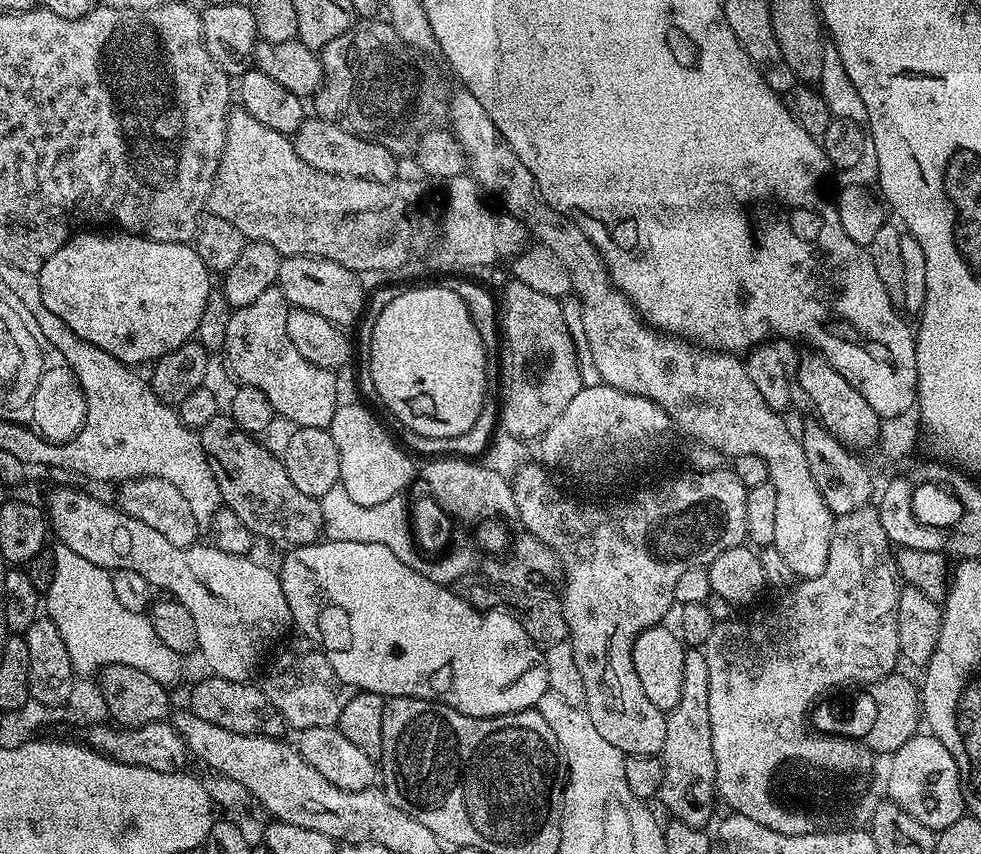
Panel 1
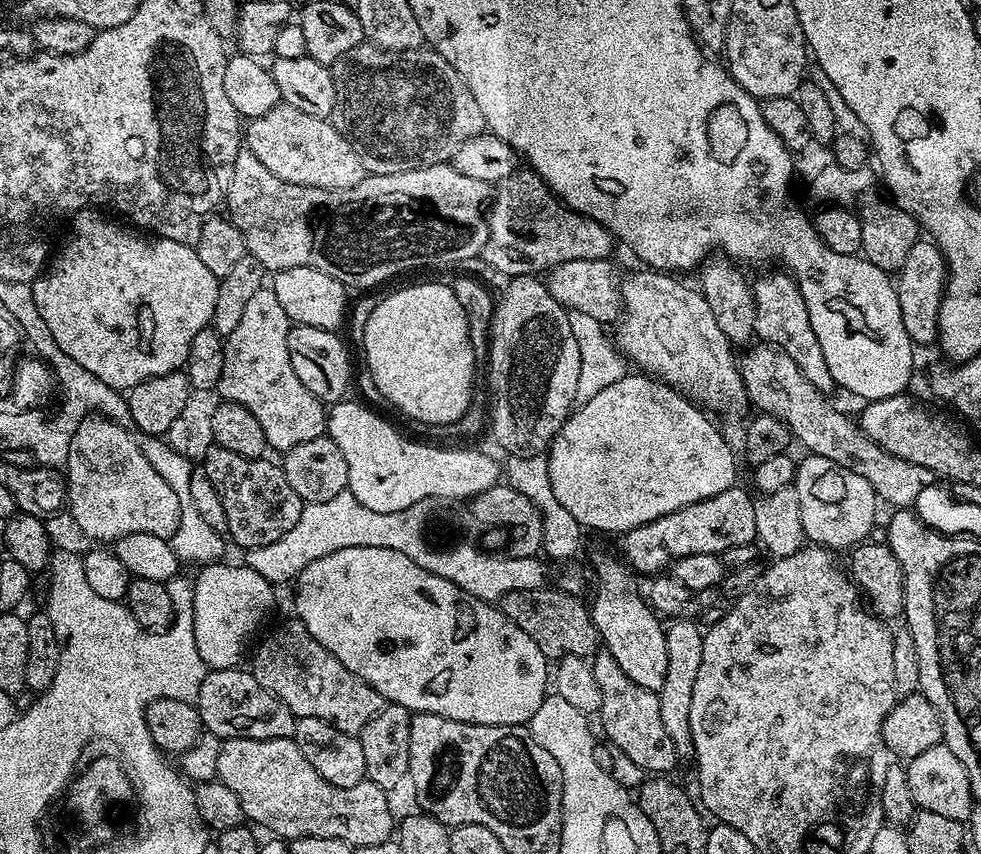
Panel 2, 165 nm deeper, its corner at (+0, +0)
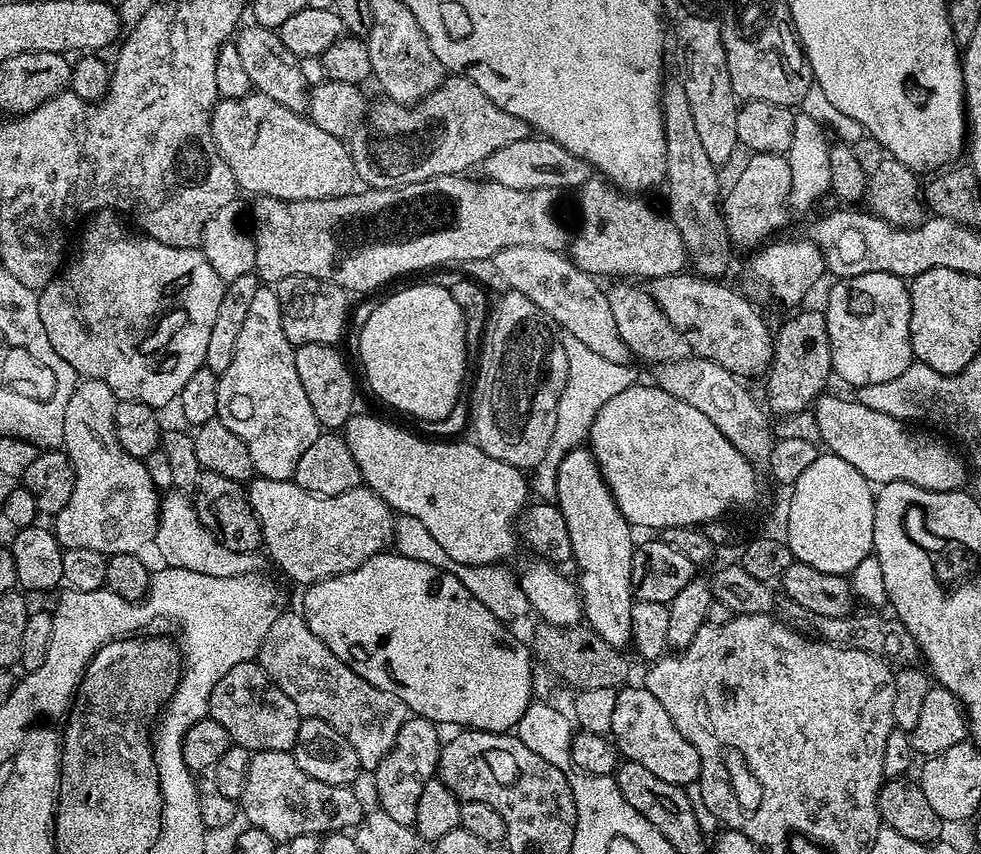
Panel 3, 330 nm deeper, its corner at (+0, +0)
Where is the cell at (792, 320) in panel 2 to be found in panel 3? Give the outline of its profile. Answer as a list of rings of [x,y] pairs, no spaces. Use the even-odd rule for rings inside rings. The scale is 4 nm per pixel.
[[[757,152],[747,158],[749,160],[745,162],[744,169],[737,174],[732,189],[729,192],[727,189],[722,200],[724,225],[729,241],[737,249],[748,248],[751,244],[763,245],[769,238],[783,233],[780,231],[788,224],[788,212],[790,213],[792,202],[787,155]]]

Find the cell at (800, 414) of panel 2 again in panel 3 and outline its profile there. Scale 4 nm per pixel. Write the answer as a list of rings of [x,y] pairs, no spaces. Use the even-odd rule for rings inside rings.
[[[677,274],[675,276],[663,276],[662,278],[651,281],[651,283],[647,285],[646,291],[648,295],[652,297],[652,301],[660,307],[662,314],[666,314],[666,318],[670,318],[670,322],[674,326],[674,330],[678,330],[682,334],[682,338],[686,338],[689,349],[691,349],[695,355],[700,356],[704,360],[709,360],[710,362],[718,362],[718,366],[722,366],[726,370],[730,370],[735,376],[739,376],[741,378],[749,378],[748,376],[763,377],[765,373],[767,373],[772,362],[772,341],[774,336],[770,331],[770,328],[768,332],[768,324],[762,317],[760,317],[759,310],[756,309],[742,293],[735,292],[734,289],[727,288],[726,285],[720,284],[724,282],[719,282],[714,278],[705,278],[699,274],[691,274],[692,276],[688,275],[689,274]]]

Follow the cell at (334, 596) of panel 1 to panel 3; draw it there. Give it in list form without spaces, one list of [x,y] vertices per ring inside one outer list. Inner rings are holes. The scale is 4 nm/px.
[[[385,550],[376,556],[371,556],[369,560],[362,562],[362,566],[358,566],[354,570],[319,580],[316,584],[307,585],[305,592],[308,593],[304,596],[302,615],[312,633],[323,644],[330,646],[330,650],[334,650],[334,654],[338,654],[338,658],[342,658],[342,662],[346,662],[346,666],[350,666],[350,670],[354,670],[354,674],[366,678],[366,682],[370,682],[370,686],[378,686],[378,690],[386,690],[386,694],[394,694],[394,698],[398,698],[407,706],[411,715],[433,720],[437,726],[460,724],[456,726],[464,730],[507,733],[509,730],[515,729],[522,714],[526,714],[528,705],[533,703],[533,653],[525,645],[524,649],[520,645],[519,638],[508,629],[511,627],[505,621],[494,618],[494,614],[490,614],[490,610],[486,610],[486,606],[482,606],[482,602],[478,602],[478,598],[474,598],[474,594],[470,594],[470,590],[466,590],[466,586],[462,586],[462,582],[458,578],[454,578],[454,574],[430,566],[430,562],[418,562],[418,558],[406,558],[395,550]]]

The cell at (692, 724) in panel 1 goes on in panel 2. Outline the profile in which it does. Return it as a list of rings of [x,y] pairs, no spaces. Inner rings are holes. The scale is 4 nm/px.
[[[676,618],[666,628],[666,682],[662,682],[658,693],[658,710],[662,714],[662,726],[666,726],[666,734],[670,734],[670,742],[674,742],[680,758],[693,755],[690,702],[694,695],[694,681],[698,679],[698,666],[702,666],[704,633],[705,629],[695,619]]]

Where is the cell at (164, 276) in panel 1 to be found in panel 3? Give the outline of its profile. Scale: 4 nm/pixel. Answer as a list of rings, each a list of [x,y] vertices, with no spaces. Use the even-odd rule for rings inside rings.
[[[110,208],[92,213],[83,225],[80,253],[40,289],[38,318],[42,318],[42,330],[46,330],[50,346],[54,346],[62,362],[70,362],[77,377],[106,382],[117,401],[133,400],[159,410],[179,397],[186,382],[204,367],[210,329],[226,282],[214,274],[214,266],[206,262],[199,247],[166,246],[153,236],[128,229],[119,219],[123,220]]]

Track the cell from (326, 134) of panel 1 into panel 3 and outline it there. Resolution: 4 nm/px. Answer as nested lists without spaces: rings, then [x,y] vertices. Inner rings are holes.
[[[253,90],[242,98],[217,100],[212,133],[241,193],[278,200],[325,200],[357,191],[349,145],[339,136],[318,130],[307,115],[278,106],[266,94]]]

